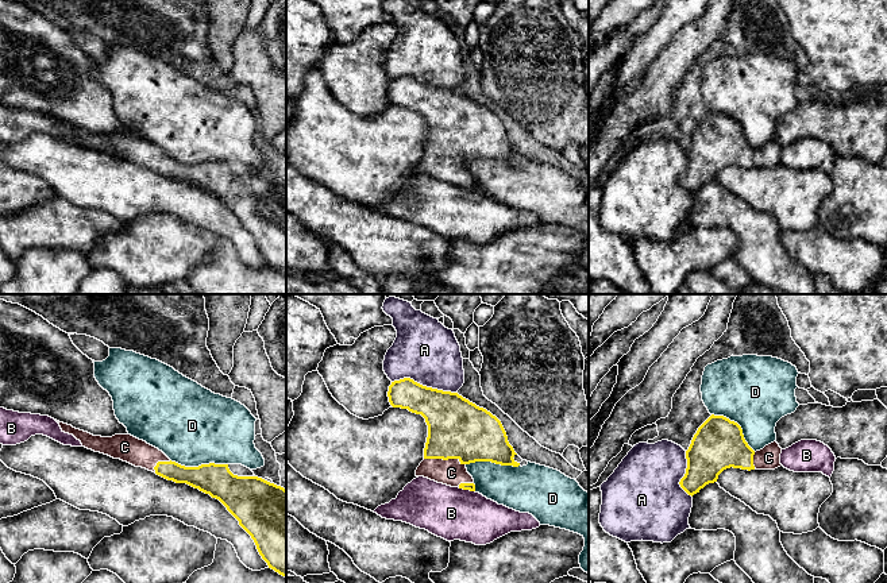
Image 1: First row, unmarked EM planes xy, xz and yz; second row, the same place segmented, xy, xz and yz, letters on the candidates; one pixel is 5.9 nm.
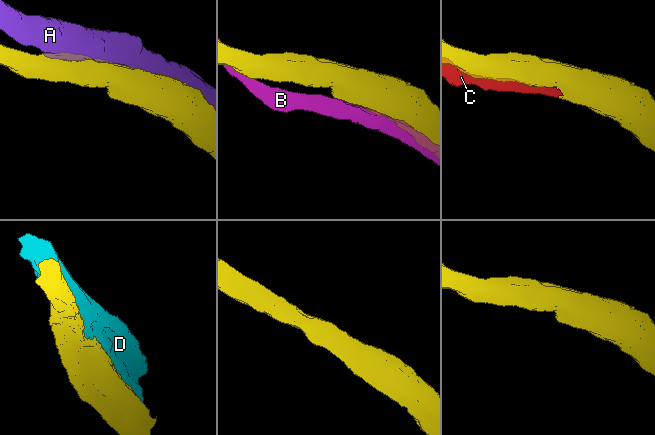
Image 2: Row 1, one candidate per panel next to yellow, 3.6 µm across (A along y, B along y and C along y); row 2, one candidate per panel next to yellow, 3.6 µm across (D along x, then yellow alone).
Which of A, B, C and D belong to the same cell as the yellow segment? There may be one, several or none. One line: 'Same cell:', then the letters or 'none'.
Same cell: C

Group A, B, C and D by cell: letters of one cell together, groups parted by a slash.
A / B D / C

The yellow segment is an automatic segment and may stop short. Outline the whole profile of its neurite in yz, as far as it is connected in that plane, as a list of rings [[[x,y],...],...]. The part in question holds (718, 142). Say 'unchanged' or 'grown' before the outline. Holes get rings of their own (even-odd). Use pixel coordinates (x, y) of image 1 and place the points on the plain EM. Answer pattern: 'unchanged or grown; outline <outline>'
grown; outline [[[711,112],[694,132],[686,148],[687,166],[680,185],[689,192],[714,181],[726,166],[775,167],[780,165],[782,146],[776,139],[753,148],[741,124],[724,113]]]

